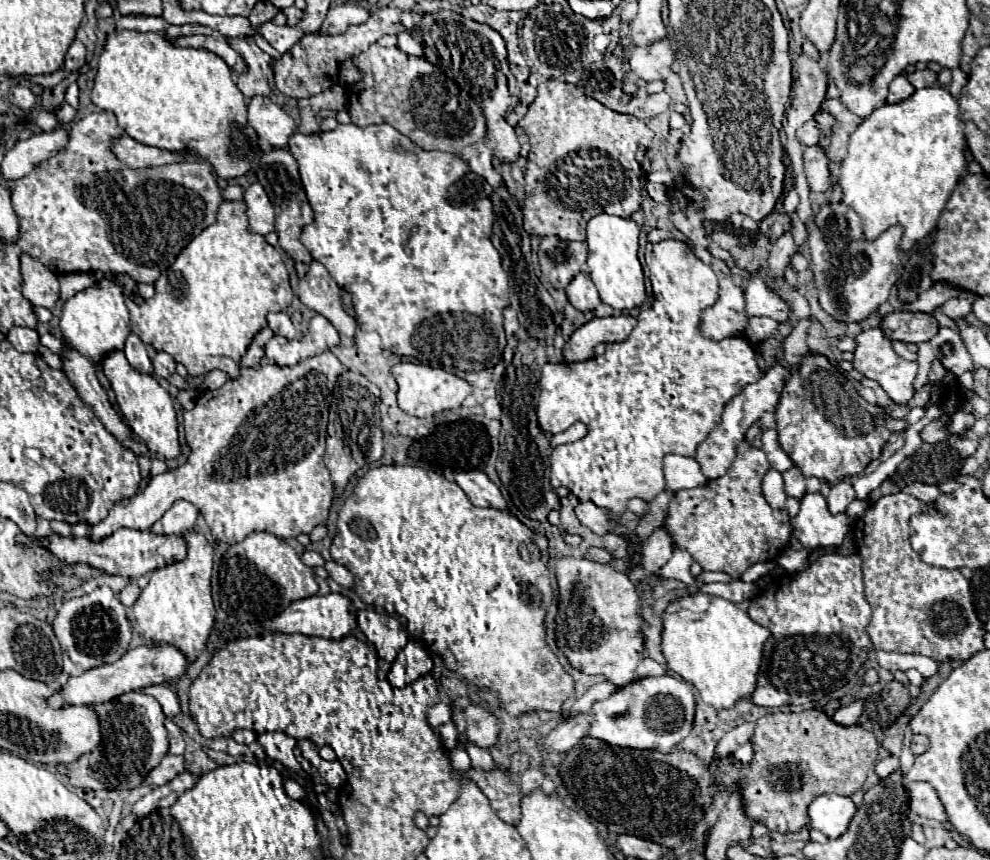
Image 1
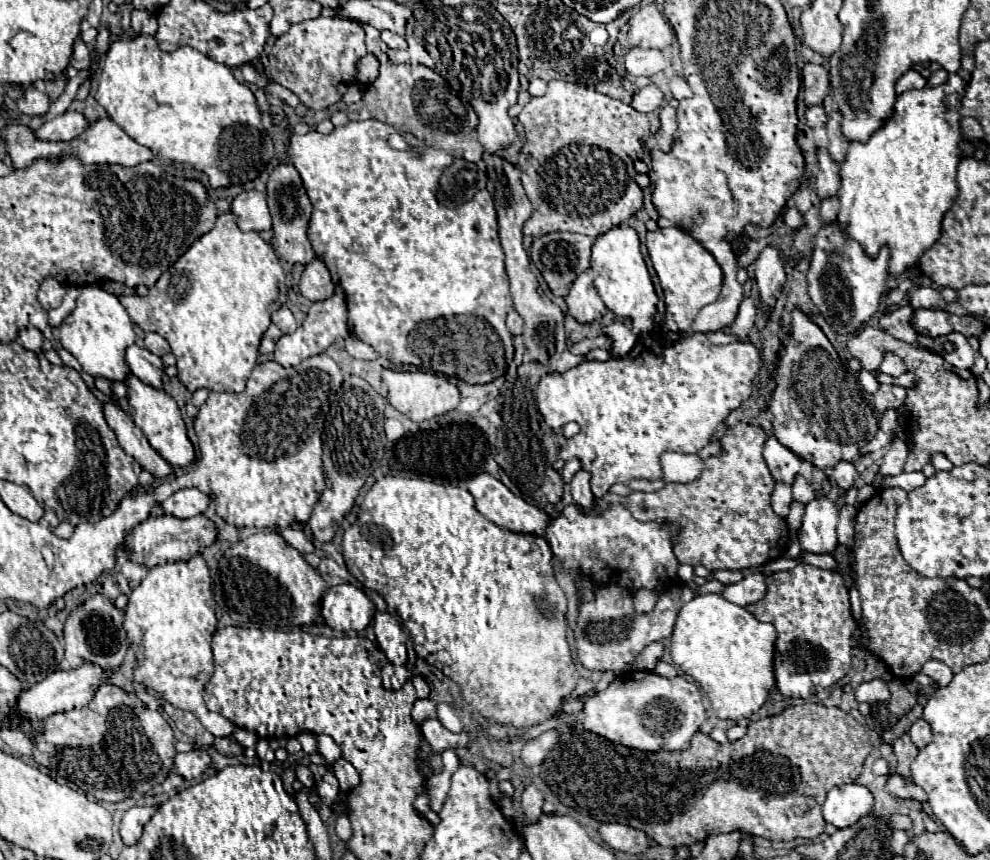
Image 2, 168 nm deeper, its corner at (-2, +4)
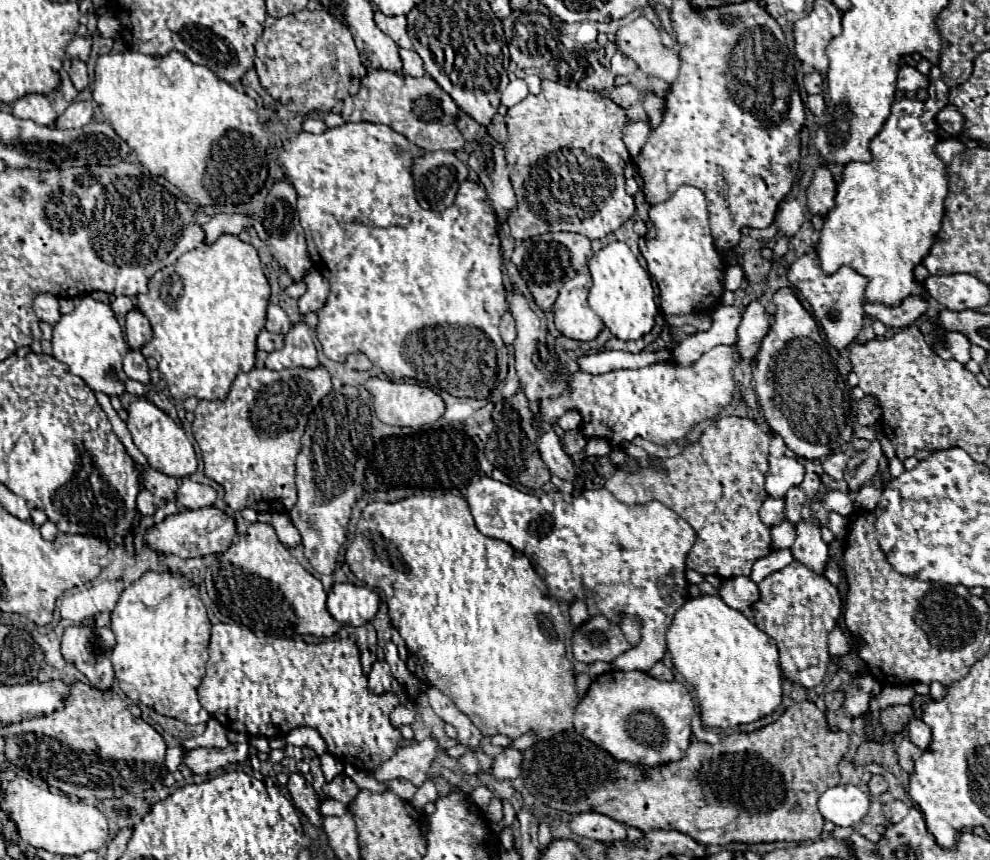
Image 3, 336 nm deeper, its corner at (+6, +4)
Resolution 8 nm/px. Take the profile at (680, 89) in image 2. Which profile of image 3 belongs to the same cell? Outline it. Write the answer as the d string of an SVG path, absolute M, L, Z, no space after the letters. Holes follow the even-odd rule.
M637 17L629 25L621 27L615 35L617 49L631 57L647 75L659 75L667 83L673 83L679 75L679 55L669 51L661 43L659 29L645 17Z

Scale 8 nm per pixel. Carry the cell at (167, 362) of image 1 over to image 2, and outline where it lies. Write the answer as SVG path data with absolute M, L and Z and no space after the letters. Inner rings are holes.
M145 333L145 347L151 351L151 353L155 353L155 355L165 355L165 353L169 353L169 343L159 335L159 333Z

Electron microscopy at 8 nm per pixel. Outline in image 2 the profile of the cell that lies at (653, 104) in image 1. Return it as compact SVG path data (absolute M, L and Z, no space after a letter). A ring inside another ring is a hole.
M651 83L651 85L639 89L639 91L633 95L631 107L635 107L635 109L641 111L641 113L649 113L649 111L659 109L663 103L665 103L663 91L661 91L657 85Z

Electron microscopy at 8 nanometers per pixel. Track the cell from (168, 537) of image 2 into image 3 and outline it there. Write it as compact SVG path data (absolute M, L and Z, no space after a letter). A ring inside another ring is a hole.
M201 507L195 511L181 511L165 517L161 523L155 523L145 533L145 545L159 555L177 555L183 559L203 557L209 553L223 553L231 547L235 539L235 521L215 507ZM201 529L201 535L197 533Z

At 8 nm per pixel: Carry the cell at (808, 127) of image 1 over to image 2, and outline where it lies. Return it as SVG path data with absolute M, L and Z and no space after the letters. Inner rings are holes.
M813 105L807 109L807 125L809 127L817 127L817 125L825 125L827 123L827 115L825 115L825 109L823 105Z

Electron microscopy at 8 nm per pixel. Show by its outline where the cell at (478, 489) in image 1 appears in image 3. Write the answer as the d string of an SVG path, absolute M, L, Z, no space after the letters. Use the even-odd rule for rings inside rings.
M483 477L483 479L479 479L477 483L471 483L471 485L467 487L465 499L467 499L469 507L471 507L471 515L473 515L473 519L475 519L477 529L479 529L483 535L501 539L501 541L513 545L517 551L525 553L525 555L531 559L535 571L537 571L537 573L541 575L541 579L545 581L545 585L547 585L547 589L549 589L549 593L551 593L553 597L563 599L563 601L567 601L567 603L571 603L573 599L583 599L583 601L587 603L587 607L589 607L589 615L597 615L597 613L599 613L599 615L605 615L609 621L619 623L621 613L627 613L627 615L631 615L631 617L641 625L643 637L641 637L641 641L639 641L639 645L637 645L637 657L631 657L631 663L613 665L613 669L619 669L619 671L635 671L635 669L637 669L637 671L649 671L657 661L663 659L663 655L665 655L665 635L667 635L667 629L669 629L669 625L671 625L671 619L673 619L675 611L689 599L689 591L687 591L689 583L687 583L687 579L685 579L685 555L687 555L687 551L691 549L691 545L693 545L693 541L695 541L695 531L691 529L691 525L689 525L685 519L681 519L675 511L671 511L669 507L665 507L665 505L659 503L659 501L651 501L651 503L647 503L647 505L625 505L625 503L617 501L605 487L601 487L601 489L591 489L591 491L581 491L579 495L565 495L565 493L559 493L559 491L551 491L551 493L547 493L547 495L535 497L535 495L523 493L523 491L519 491L519 489L515 489L515 487L509 487L509 485L501 483L501 481Z

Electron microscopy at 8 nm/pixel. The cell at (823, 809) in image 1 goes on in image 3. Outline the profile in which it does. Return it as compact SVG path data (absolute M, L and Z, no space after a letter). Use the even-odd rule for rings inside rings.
M837 785L819 797L821 815L837 827L857 825L869 811L869 795L855 785Z

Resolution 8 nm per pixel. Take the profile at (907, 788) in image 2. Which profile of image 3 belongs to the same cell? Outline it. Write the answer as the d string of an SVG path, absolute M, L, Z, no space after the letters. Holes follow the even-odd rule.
M873 775L871 781L867 783L867 787L869 787L869 793L875 795L875 797L879 797L885 791L889 791L889 785L887 785L887 781L881 775Z

